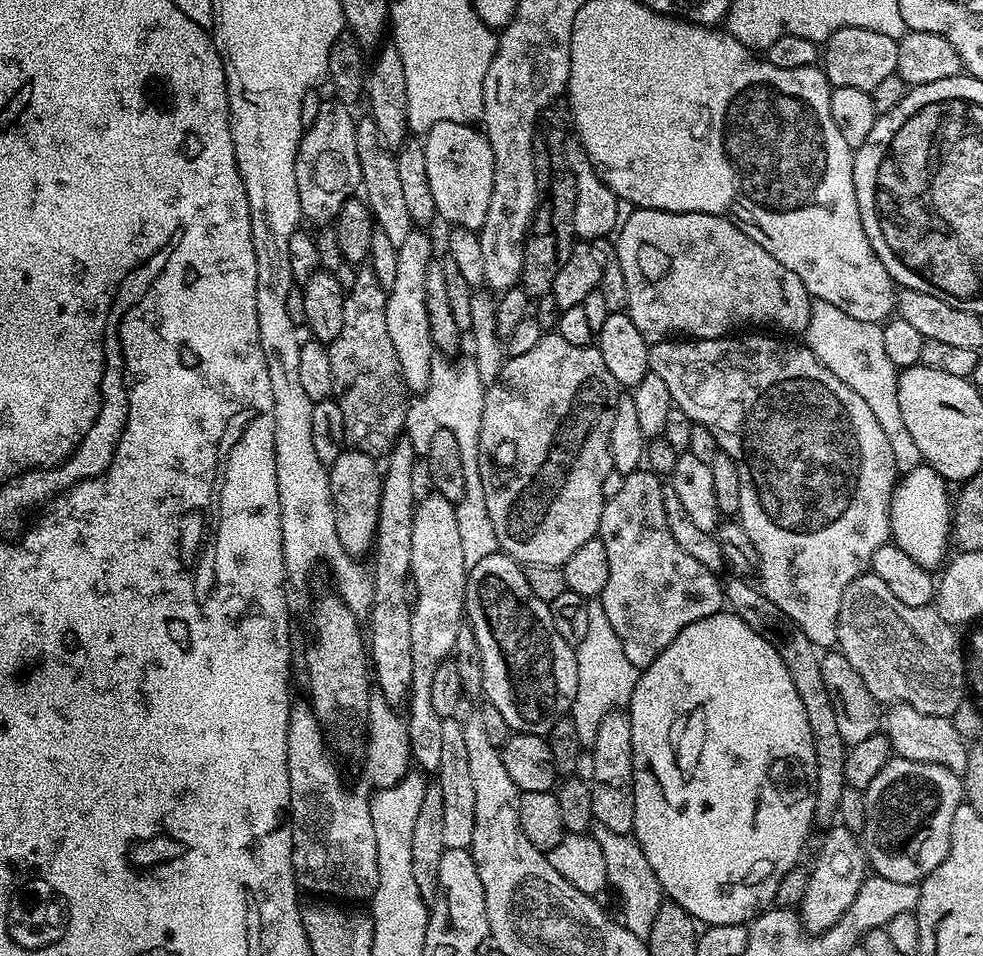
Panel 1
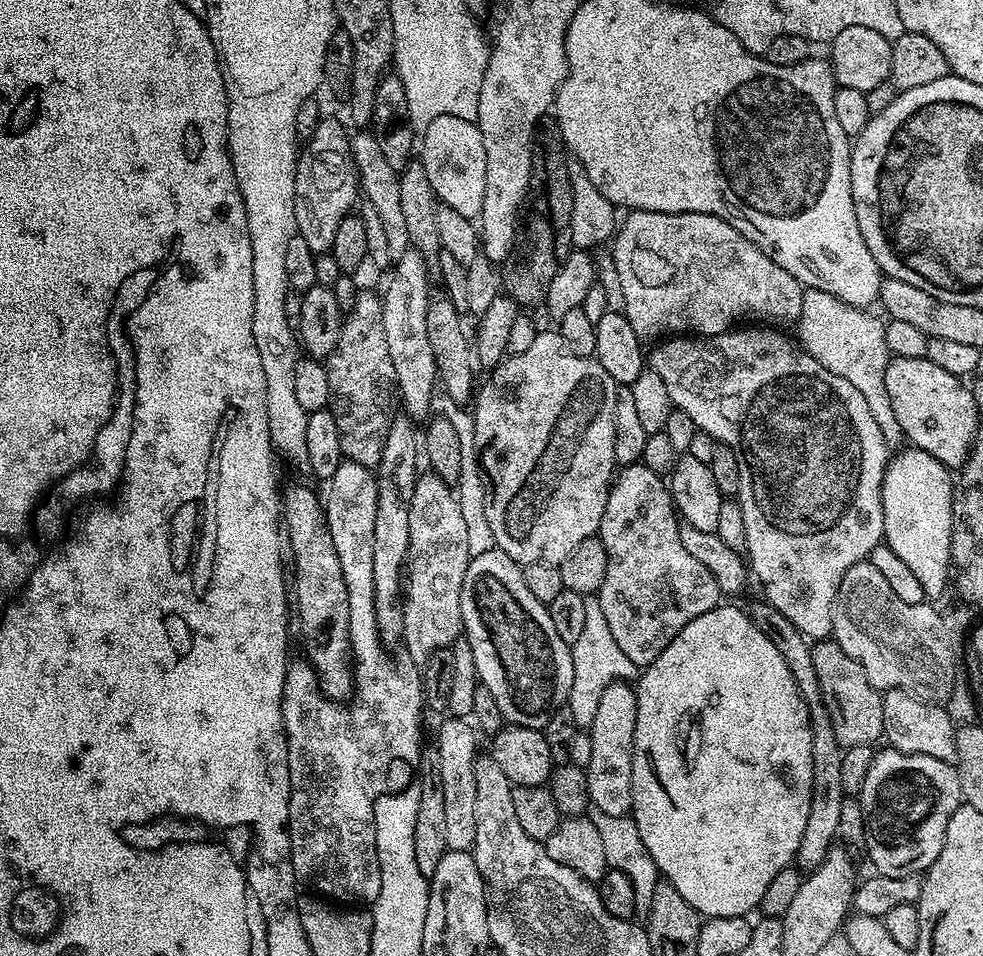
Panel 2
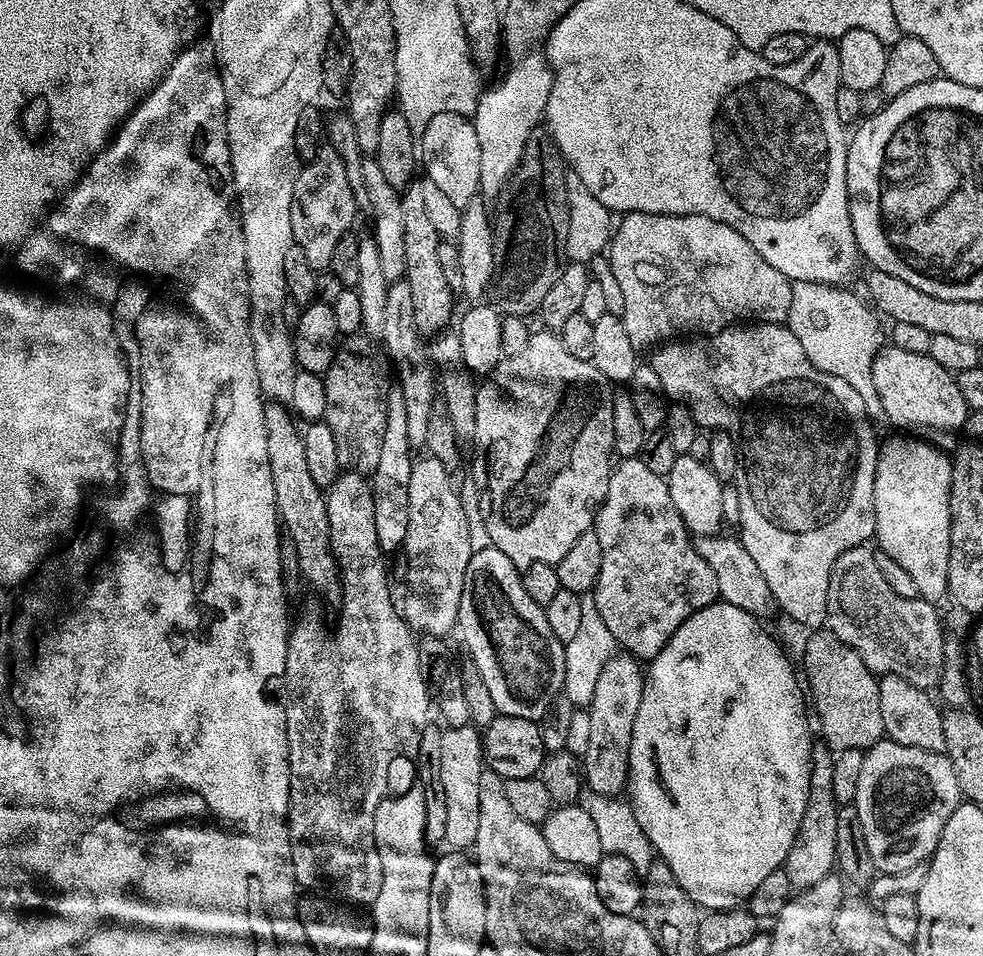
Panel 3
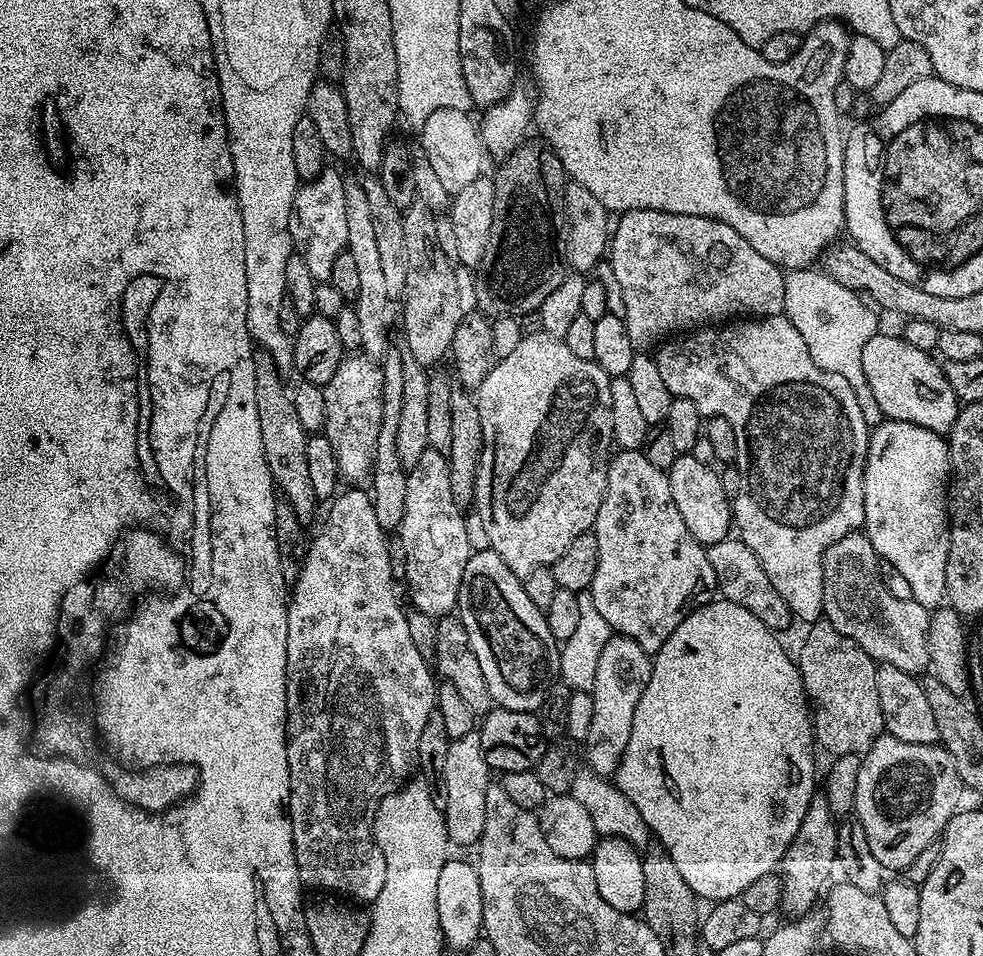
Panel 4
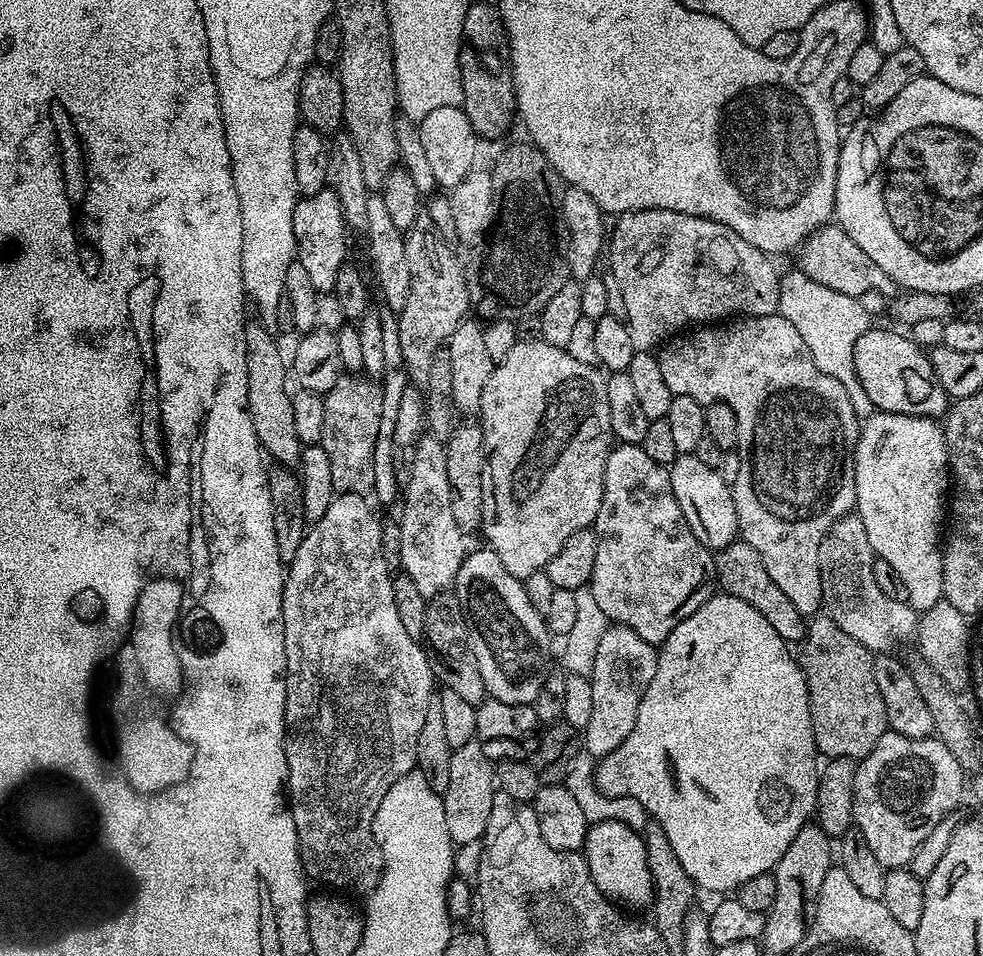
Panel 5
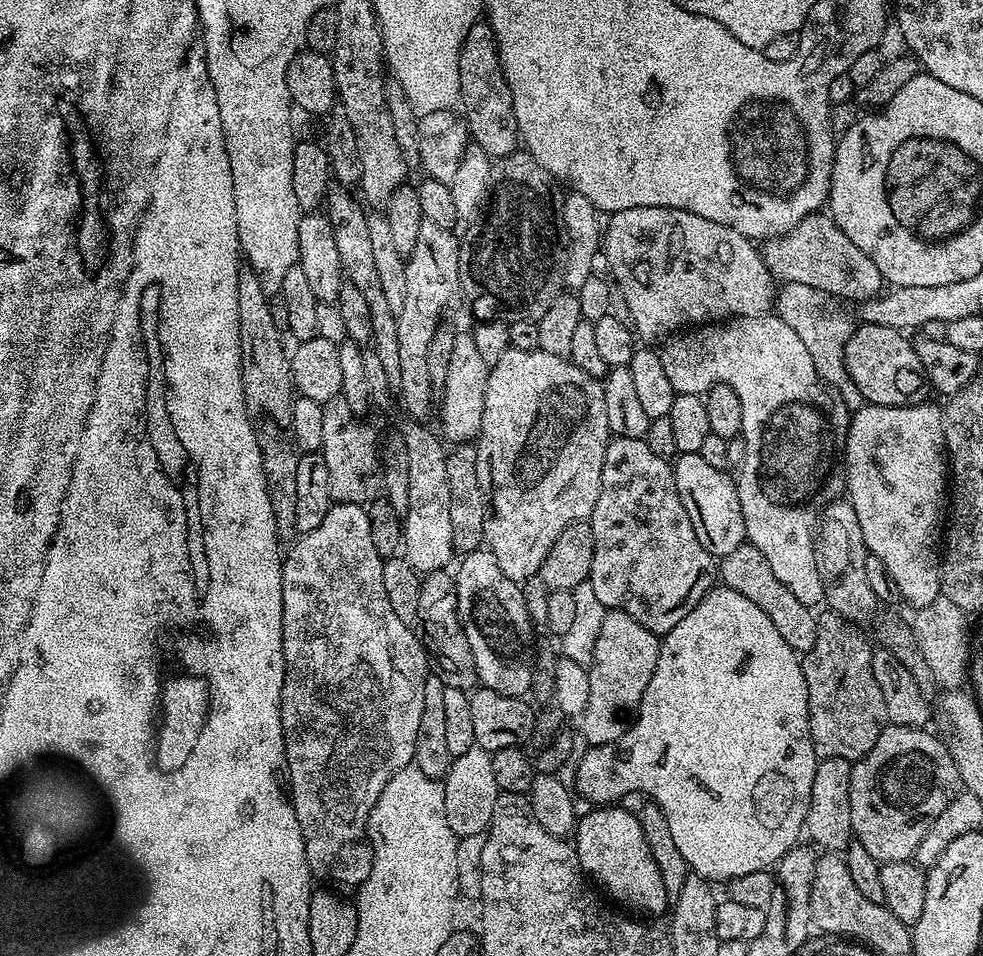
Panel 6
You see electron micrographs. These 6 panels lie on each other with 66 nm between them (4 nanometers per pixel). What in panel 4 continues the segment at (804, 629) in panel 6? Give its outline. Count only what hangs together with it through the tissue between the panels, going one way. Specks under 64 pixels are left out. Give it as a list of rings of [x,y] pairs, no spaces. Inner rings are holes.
[[[729,538],[707,545],[707,550],[710,566],[714,570],[716,586],[723,599],[734,602],[745,610],[750,610],[750,614],[754,614],[754,618],[766,622],[766,626],[777,634],[783,633],[783,628],[794,624],[790,606],[786,606],[782,594],[778,594],[778,590],[774,590],[774,585],[771,584],[766,570],[762,570],[762,562],[758,562],[758,554],[754,554],[754,550],[750,550],[750,546],[746,546],[738,538]]]

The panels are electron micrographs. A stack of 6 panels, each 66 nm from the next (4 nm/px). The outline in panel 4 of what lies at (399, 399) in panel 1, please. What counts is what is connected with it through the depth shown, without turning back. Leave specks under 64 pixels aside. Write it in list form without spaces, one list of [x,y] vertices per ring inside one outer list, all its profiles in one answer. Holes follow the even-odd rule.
[[[363,354],[345,355],[334,378],[323,389],[326,422],[322,434],[334,450],[339,479],[348,486],[371,485],[374,450],[378,450],[378,430],[382,430],[382,367]]]

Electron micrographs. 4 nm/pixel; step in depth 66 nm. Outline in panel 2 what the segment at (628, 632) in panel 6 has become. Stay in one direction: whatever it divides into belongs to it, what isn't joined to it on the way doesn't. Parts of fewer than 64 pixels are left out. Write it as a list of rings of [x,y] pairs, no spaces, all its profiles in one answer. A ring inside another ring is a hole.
[[[617,682],[606,686],[592,727],[587,729],[591,743],[588,773],[588,798],[592,808],[604,814],[628,816],[632,810],[632,751],[634,750],[634,722],[638,718],[636,690],[631,683]]]

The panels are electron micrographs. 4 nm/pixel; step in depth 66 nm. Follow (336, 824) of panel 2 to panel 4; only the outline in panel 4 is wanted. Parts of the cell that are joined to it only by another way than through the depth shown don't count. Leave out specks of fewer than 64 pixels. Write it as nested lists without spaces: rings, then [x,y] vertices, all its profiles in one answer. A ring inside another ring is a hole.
[[[352,486],[341,491],[327,505],[328,517],[316,537],[311,537],[304,558],[300,564],[300,573],[296,583],[291,585],[288,598],[288,633],[286,634],[286,694],[288,695],[288,769],[290,770],[290,786],[288,787],[288,803],[286,811],[288,821],[292,823],[294,838],[294,858],[298,866],[301,885],[308,884],[312,890],[323,890],[328,894],[339,894],[352,902],[374,902],[378,894],[382,894],[382,886],[386,886],[386,858],[382,858],[382,850],[378,846],[375,834],[372,833],[374,818],[382,798],[395,792],[401,784],[409,779],[408,771],[417,767],[418,738],[422,738],[422,729],[426,726],[426,718],[436,711],[437,677],[430,667],[429,661],[414,646],[414,638],[410,638],[408,612],[400,609],[400,600],[396,597],[398,584],[392,580],[390,572],[390,554],[388,553],[389,537],[378,526],[378,517],[374,514],[372,497],[363,487]]]

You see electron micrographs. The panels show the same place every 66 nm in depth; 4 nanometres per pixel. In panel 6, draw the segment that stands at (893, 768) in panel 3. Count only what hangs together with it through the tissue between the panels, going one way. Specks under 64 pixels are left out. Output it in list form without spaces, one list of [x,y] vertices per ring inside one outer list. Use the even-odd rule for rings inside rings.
[[[889,723],[878,734],[878,742],[862,759],[855,761],[850,774],[850,822],[855,843],[866,846],[869,854],[878,861],[912,860],[918,850],[918,842],[934,823],[934,818],[950,806],[950,802],[962,791],[958,766],[948,752],[947,743],[931,736],[924,728],[907,728]]]

